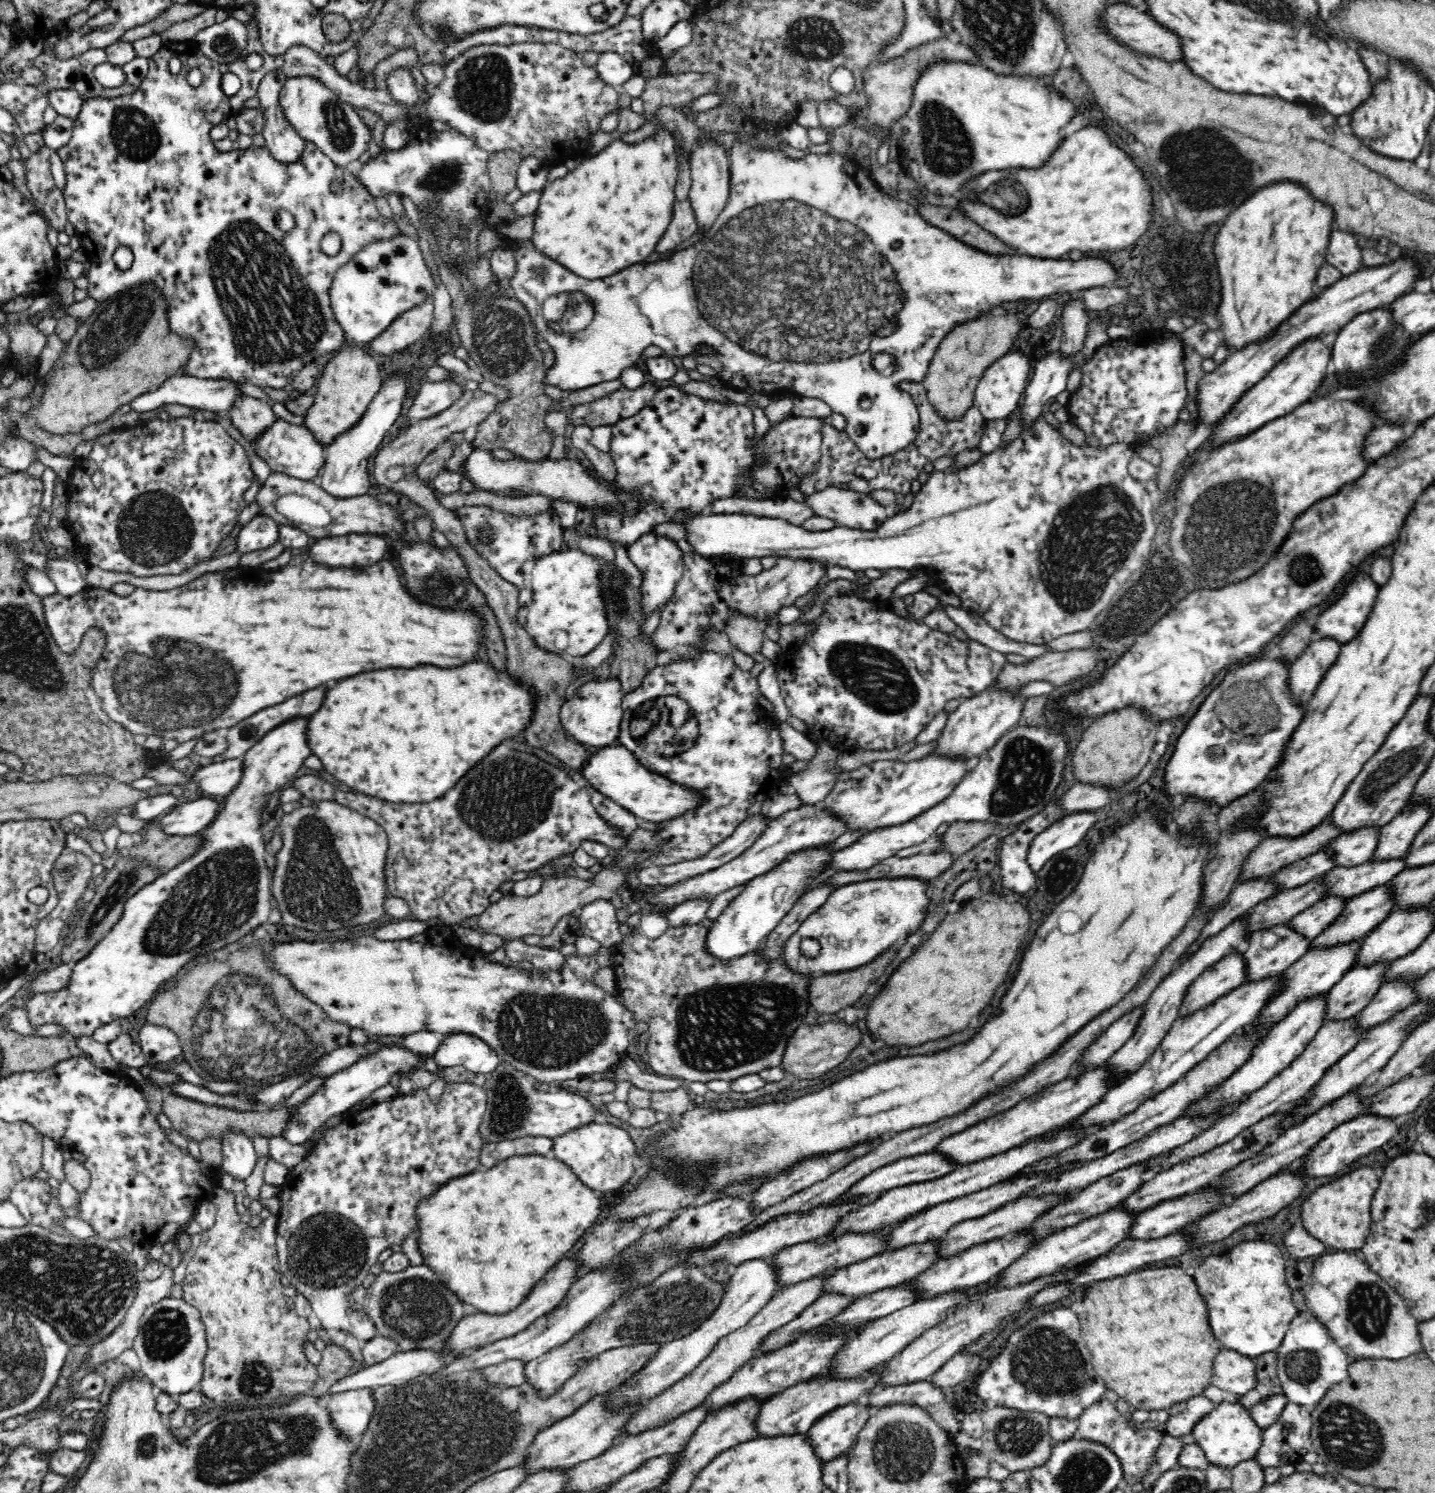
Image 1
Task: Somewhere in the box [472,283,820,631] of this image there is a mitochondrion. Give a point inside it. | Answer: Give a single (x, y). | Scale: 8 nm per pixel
(576, 318)

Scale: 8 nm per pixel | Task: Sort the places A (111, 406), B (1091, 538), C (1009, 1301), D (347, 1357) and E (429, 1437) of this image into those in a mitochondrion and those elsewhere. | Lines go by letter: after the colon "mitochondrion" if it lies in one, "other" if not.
A: other
B: mitochondrion
C: other
D: other
E: mitochondrion

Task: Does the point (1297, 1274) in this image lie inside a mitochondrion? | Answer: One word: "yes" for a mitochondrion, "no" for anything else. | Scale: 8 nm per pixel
no

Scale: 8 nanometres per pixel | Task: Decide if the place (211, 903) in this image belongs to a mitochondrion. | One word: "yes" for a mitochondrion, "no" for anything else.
yes

